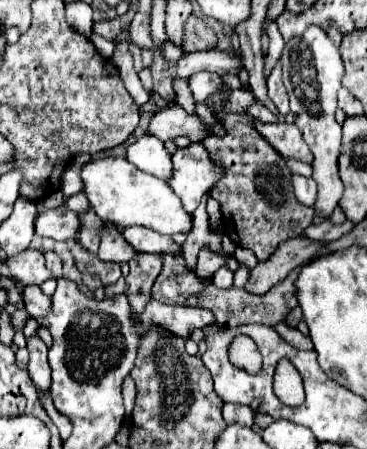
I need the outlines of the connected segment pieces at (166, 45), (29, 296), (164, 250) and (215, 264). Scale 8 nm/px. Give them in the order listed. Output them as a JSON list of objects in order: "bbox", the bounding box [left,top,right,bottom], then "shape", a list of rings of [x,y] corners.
[{"bbox":[161,40,183,60],"shape":[[[165,40],[165,42],[163,42],[161,52],[163,52],[163,56],[165,56],[167,60],[177,60],[177,58],[183,54],[181,46],[175,46],[175,44],[173,44],[173,42],[169,42],[169,40]]]},{"bbox":[23,286,51,318],"shape":[[[39,286],[23,288],[23,300],[25,300],[25,310],[35,318],[45,318],[51,312],[51,298],[45,296]]]},{"bbox":[123,226,183,254],"shape":[[[129,226],[123,230],[125,240],[137,250],[137,252],[161,252],[161,254],[183,254],[183,246],[173,242],[171,236],[165,236],[161,232],[155,232],[151,228],[143,226]]]},{"bbox":[195,248,229,278],"shape":[[[202,248],[197,257],[195,273],[200,278],[210,278],[222,266],[225,266],[229,257],[213,253],[207,248]]]}]

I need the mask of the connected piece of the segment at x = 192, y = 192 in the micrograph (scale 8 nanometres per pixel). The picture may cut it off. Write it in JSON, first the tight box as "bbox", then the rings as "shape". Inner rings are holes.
{"bbox":[169,142,223,214],"shape":[[[201,142],[189,148],[179,148],[173,154],[173,176],[169,178],[171,190],[181,198],[183,210],[193,214],[199,200],[221,178],[223,170],[209,162],[209,154]]]}

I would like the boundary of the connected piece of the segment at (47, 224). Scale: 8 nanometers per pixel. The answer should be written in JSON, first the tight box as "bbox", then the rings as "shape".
{"bbox":[35,208,79,240],"shape":[[[65,208],[43,210],[35,218],[35,234],[53,238],[53,240],[69,240],[75,238],[79,232],[79,218],[77,212]]]}

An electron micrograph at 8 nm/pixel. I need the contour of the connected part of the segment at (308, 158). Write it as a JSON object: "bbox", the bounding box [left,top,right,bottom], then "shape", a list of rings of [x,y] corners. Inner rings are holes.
{"bbox":[255,120,313,164],"shape":[[[257,120],[255,128],[263,134],[263,138],[267,138],[267,142],[271,142],[271,146],[275,146],[275,150],[279,150],[279,154],[287,158],[297,158],[307,164],[313,162],[313,154],[301,136],[301,130],[295,124],[287,124],[287,122],[263,124]]]}

